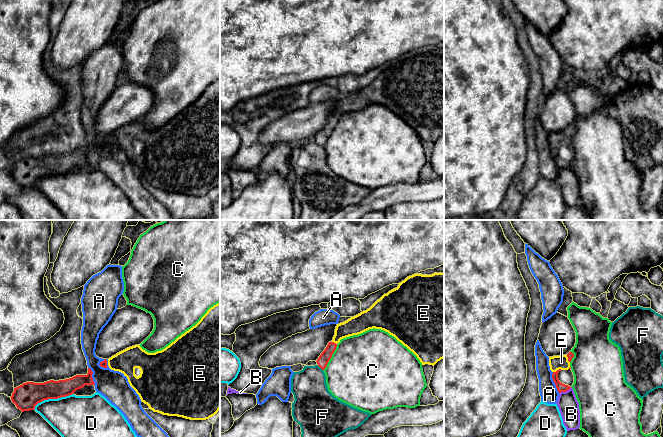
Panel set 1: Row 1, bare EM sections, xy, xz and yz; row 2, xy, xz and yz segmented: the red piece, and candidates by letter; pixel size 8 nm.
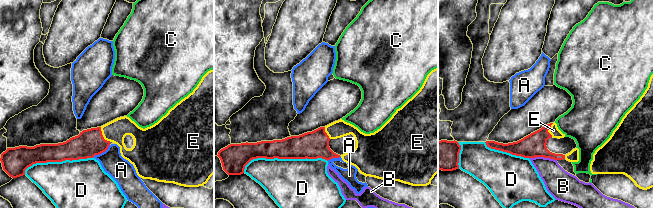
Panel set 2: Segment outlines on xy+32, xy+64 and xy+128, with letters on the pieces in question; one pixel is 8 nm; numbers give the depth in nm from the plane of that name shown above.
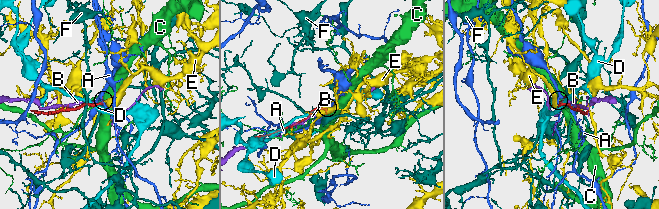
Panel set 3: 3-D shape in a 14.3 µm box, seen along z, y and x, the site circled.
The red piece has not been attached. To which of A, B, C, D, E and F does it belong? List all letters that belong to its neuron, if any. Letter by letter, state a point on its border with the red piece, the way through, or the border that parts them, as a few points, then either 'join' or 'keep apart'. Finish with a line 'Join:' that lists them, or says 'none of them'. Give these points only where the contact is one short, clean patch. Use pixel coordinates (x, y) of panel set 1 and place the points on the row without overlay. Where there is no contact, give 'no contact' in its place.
A: meets red in yz at (554, 158); border along yz (552, 148), (552, 156), (559, 168); keep apart
B: meets red in yz at (565, 167); keep apart
C: meets red in xz at (331, 132); keep apart
D: meets red in xy at (52, 174); keep apart
E: meets red in yz at (557, 146); join
F: meets red in xz at (320, 143); border along xz (317, 141), (322, 146); keep apart
Join: E

